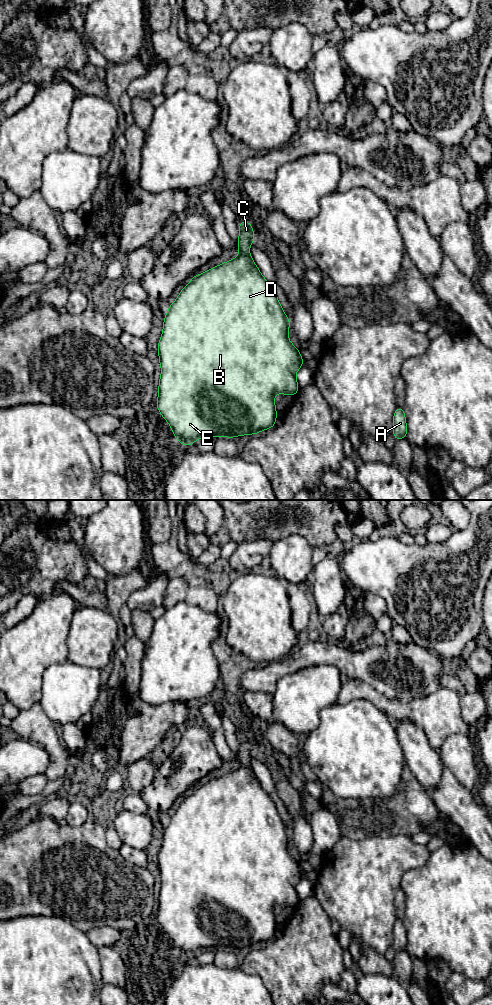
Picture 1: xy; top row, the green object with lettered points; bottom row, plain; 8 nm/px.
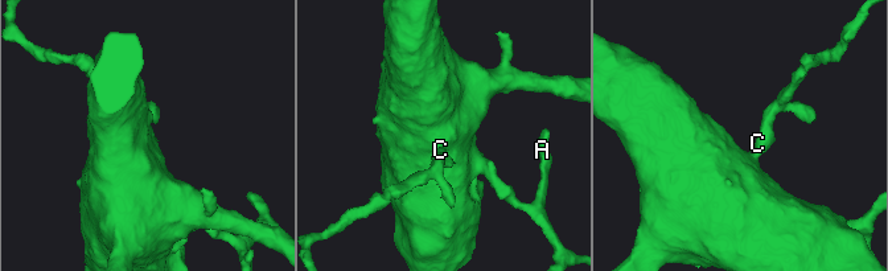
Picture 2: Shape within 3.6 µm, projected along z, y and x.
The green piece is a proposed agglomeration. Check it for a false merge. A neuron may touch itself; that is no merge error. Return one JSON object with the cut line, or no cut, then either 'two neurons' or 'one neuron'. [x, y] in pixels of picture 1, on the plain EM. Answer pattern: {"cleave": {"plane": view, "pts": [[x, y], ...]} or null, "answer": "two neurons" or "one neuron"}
{"cleave": null, "answer": "one neuron"}

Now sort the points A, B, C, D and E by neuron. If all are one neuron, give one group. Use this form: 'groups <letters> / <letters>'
groups A B C D E

